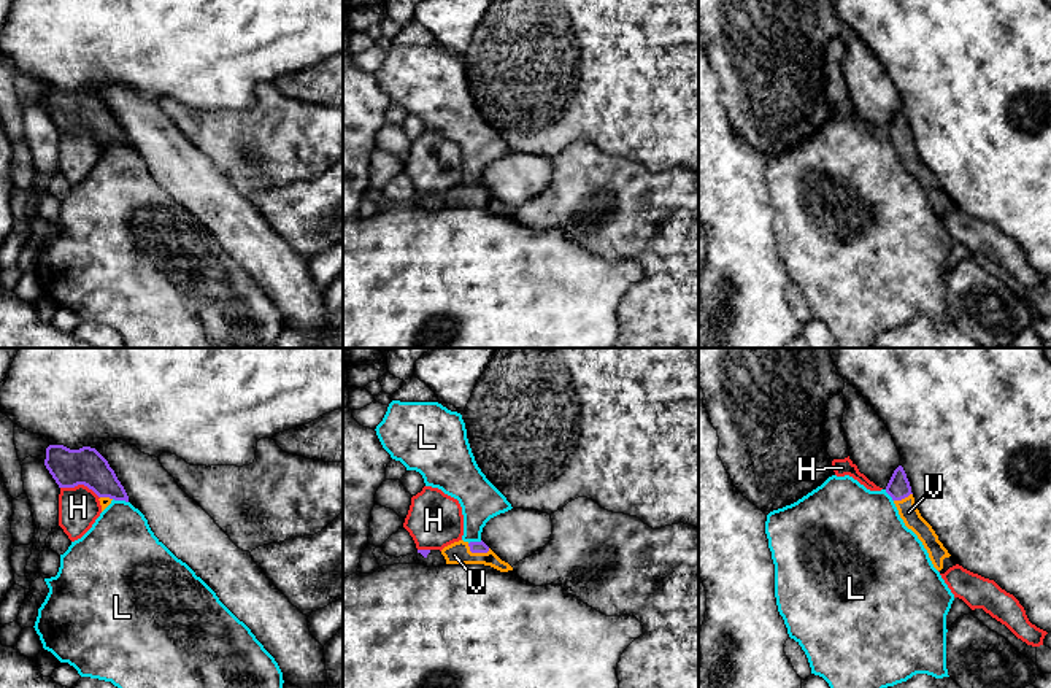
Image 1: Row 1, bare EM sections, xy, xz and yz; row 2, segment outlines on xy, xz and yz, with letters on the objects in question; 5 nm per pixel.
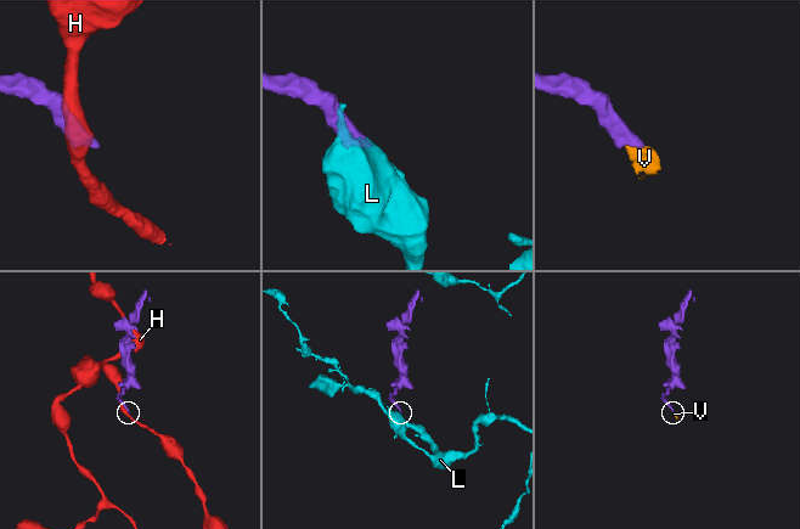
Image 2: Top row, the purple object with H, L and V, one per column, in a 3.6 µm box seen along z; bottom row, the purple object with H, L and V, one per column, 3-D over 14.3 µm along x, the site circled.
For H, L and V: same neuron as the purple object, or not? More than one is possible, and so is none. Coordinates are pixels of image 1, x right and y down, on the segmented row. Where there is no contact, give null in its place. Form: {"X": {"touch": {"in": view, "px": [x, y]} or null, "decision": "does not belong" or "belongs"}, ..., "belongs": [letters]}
{"H": {"touch": {"in": "xy", "px": [80, 483]}, "decision": "does not belong"}, "L": {"touch": {"in": "xy", "px": [121, 499]}, "decision": "does not belong"}, "V": {"touch": {"in": "xz", "px": [477, 552]}, "decision": "belongs"}, "belongs": ["V"]}

